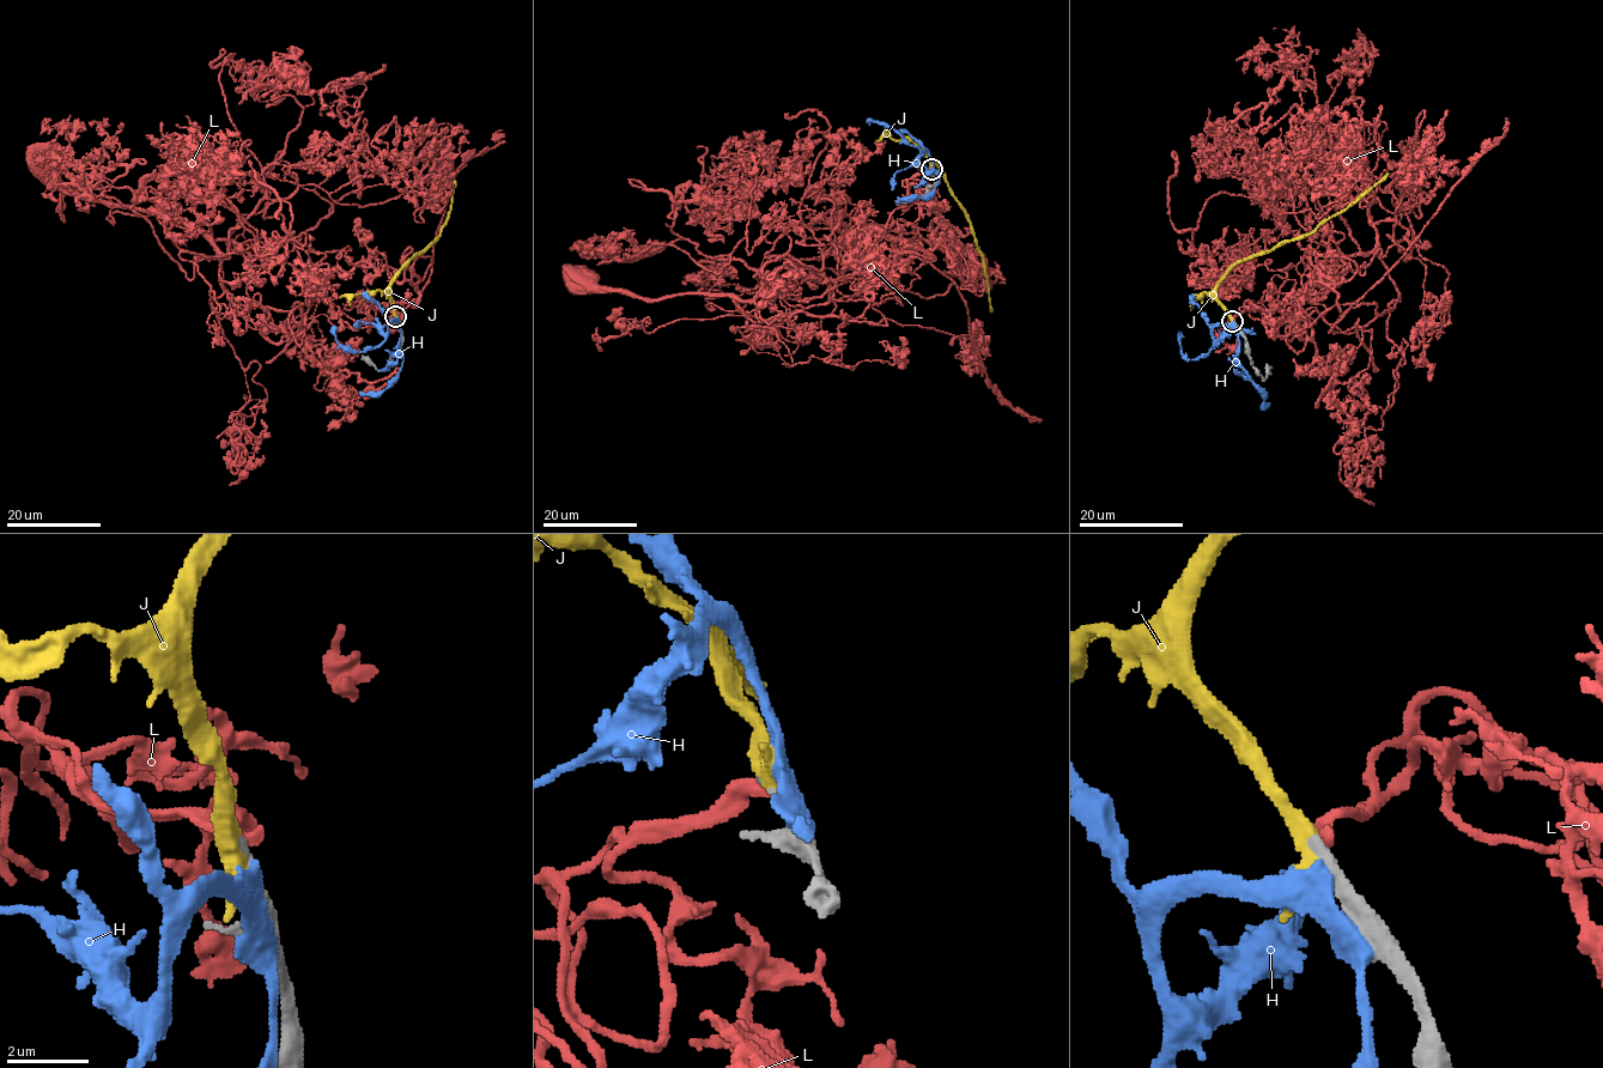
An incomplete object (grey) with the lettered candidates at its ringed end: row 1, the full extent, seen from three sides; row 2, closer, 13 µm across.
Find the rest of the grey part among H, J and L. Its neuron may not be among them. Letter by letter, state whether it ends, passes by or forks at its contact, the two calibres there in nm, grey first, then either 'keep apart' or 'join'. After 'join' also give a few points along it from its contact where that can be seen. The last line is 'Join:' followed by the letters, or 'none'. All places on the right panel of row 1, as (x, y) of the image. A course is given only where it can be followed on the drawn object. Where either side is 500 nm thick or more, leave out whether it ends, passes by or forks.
H: it passes by; 400 nm thick on the grey side, 400 nm on the other; keep apart
J: 500 nm thick on the grey side, 440 nm on the other; join; it runs (1233, 321), (1216, 296), (1218, 283), (1237, 262), (1311, 235), (1389, 174)
L: it ends there; 460 nm thick on the grey side, 320 nm on the other; keep apart
Join: J

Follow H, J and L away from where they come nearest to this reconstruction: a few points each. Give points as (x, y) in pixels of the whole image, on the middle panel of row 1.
H: (935, 173), (927, 151), (920, 151), (891, 129), (869, 121)
J: (931, 169), (927, 155), (945, 173), (951, 193), (970, 223), (982, 255), (991, 311)
L: (931, 169), (908, 180), (906, 204), (846, 301), (761, 321), (756, 304), (728, 297), (641, 299), (581, 283)

